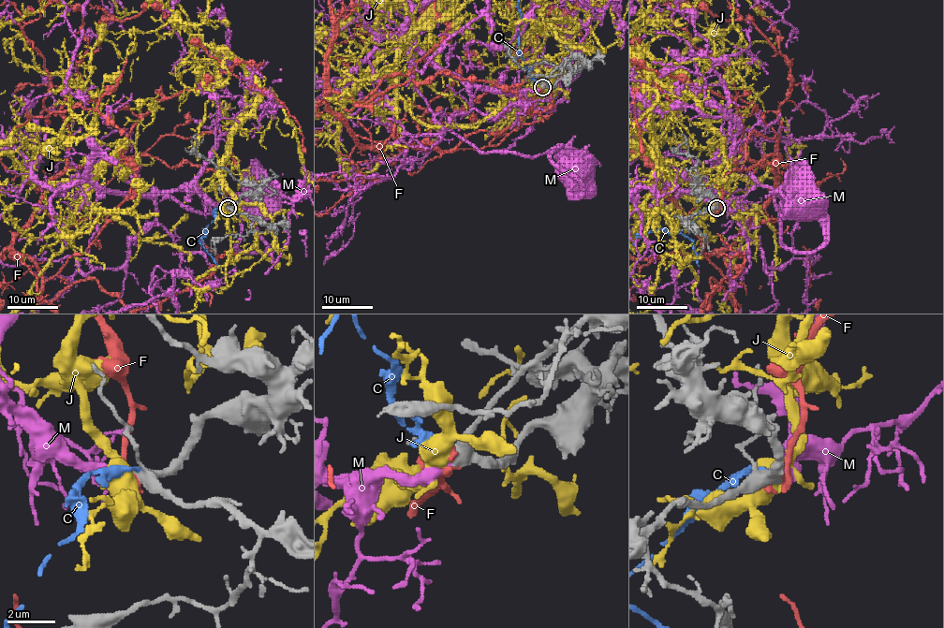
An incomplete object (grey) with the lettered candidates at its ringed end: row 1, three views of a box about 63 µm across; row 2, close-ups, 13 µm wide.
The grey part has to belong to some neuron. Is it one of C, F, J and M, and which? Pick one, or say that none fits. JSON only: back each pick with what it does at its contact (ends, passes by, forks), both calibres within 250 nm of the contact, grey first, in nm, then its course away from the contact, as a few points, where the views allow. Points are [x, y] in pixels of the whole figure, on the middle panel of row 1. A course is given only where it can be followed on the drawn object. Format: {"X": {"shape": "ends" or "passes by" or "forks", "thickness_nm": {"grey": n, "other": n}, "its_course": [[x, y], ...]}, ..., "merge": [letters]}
{"M": {"shape": "ends", "thickness_nm": {"grey": 400, "other": 480}, "its_course": [[542, 86], [466, 87], [403, 28], [448, 129], [489, 153], [560, 146], [573, 195], [577, 177]]}, "merge": ["M"]}

